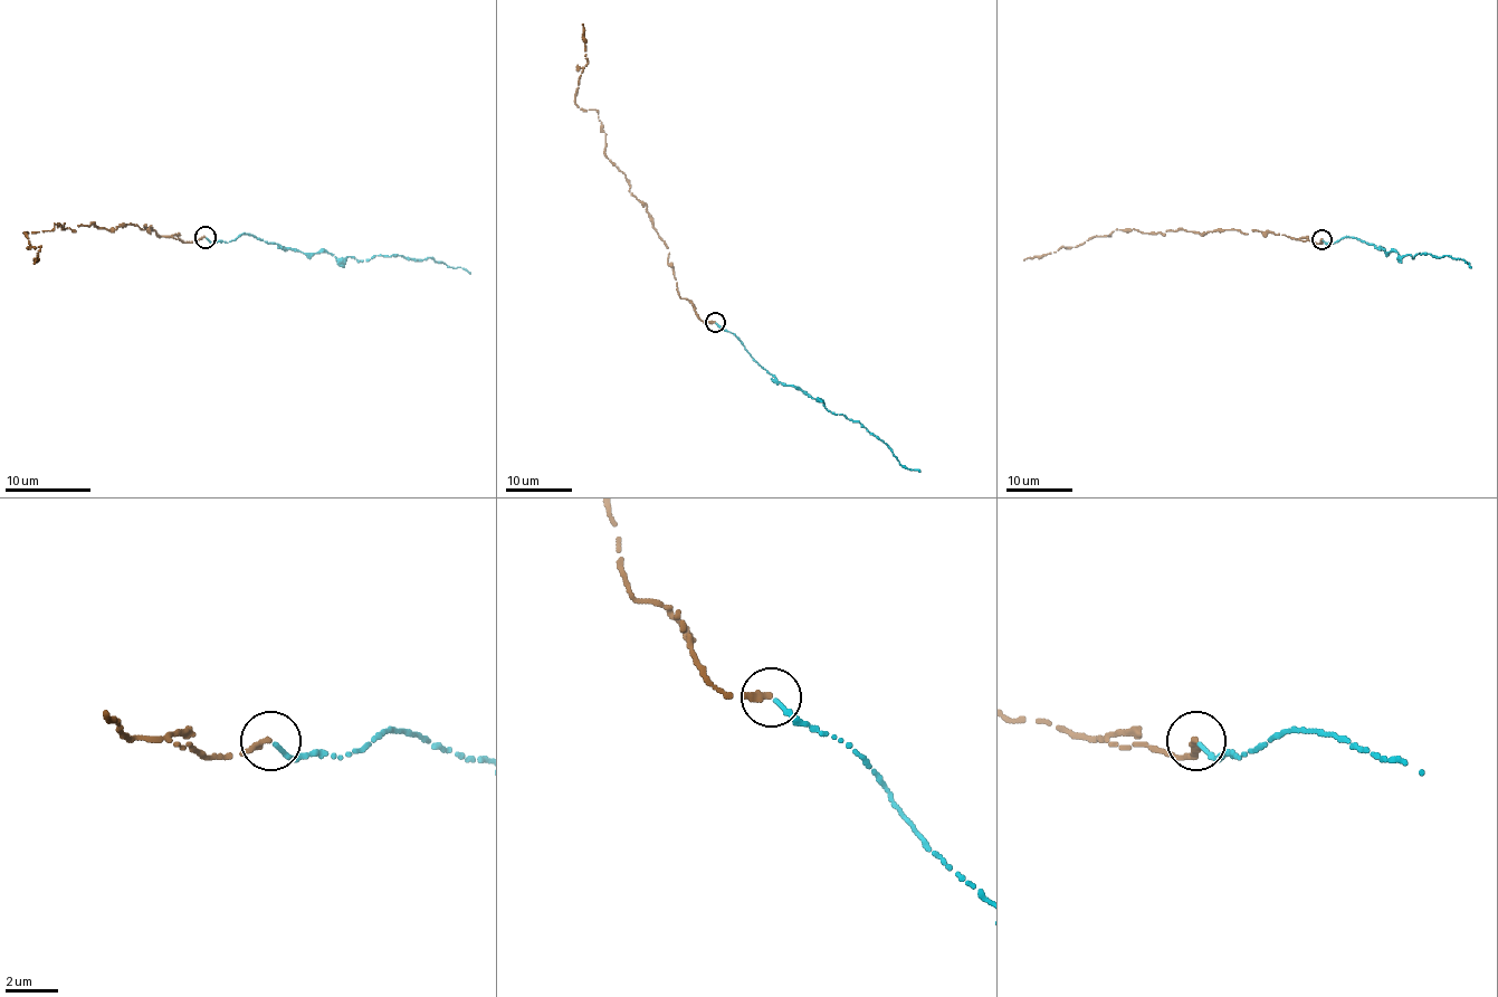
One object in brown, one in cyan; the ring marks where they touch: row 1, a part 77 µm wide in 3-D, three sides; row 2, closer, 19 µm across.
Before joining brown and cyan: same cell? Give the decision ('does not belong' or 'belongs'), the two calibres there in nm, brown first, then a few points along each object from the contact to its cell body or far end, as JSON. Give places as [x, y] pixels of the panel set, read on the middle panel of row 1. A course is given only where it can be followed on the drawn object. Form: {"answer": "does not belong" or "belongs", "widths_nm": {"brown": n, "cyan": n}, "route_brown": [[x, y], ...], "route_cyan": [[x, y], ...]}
{"answer": "belongs", "widths_nm": {"brown": 280, "cyan": 190}, "route_brown": [[714, 323], [679, 296], [668, 246], [607, 157], [599, 112], [575, 103], [587, 63], [582, 25]], "route_cyan": [[716, 323], [733, 332], [779, 382], [795, 386], [820, 399], [831, 412], [858, 420], [899, 463], [919, 472]]}

